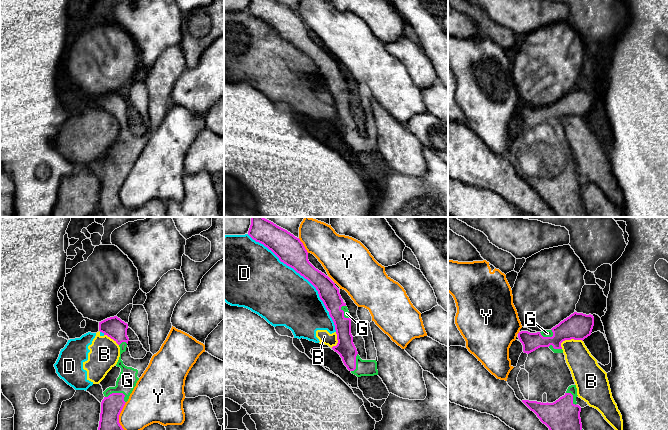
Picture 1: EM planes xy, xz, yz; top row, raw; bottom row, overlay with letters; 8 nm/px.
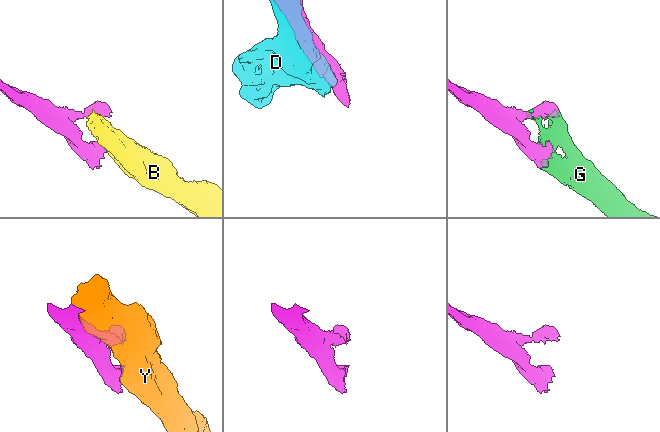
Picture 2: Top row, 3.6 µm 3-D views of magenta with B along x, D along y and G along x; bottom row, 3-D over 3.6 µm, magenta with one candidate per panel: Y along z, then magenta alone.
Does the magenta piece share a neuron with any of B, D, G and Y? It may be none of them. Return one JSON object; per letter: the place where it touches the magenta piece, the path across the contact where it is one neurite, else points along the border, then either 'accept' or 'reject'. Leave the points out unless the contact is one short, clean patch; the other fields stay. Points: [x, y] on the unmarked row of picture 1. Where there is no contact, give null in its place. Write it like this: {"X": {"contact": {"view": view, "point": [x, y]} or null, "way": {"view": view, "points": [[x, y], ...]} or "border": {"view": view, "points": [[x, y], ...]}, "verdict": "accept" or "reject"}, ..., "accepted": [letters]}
{"B": {"contact": {"view": "yz", "point": [570, 115]}, "verdict": "reject"}, "D": {"contact": {"view": "xz", "point": [292, 43]}, "verdict": "reject"}, "G": {"contact": {"view": "xy", "point": [118, 169]}, "verdict": "accept"}, "Y": {"contact": {"view": "xy", "point": [118, 193]}, "verdict": "reject"}, "accepted": ["G"]}

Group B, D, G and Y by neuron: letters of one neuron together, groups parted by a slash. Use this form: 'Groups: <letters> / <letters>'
Groups: B D / G / Y

